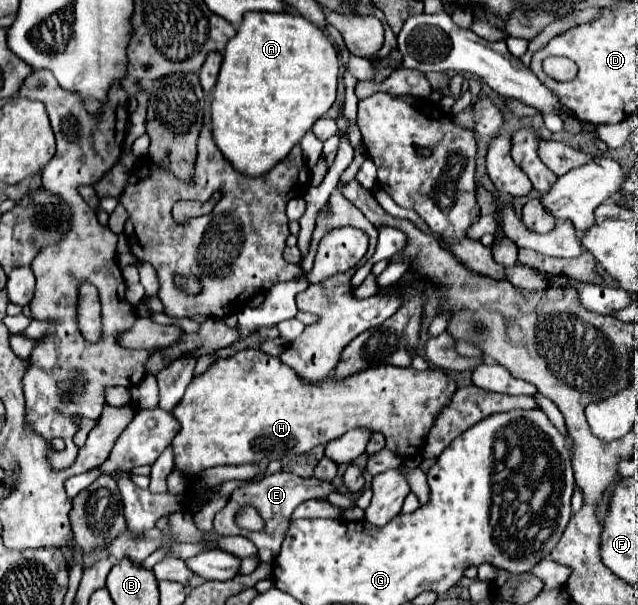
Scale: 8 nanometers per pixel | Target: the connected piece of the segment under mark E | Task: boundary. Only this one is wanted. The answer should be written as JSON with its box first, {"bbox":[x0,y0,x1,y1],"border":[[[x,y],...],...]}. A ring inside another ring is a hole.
{"bbox":[213,473,337,563],"border":[[[271,473],[271,475],[265,475],[261,481],[249,481],[247,485],[235,489],[227,501],[227,505],[215,515],[215,521],[213,521],[213,527],[217,533],[221,535],[243,535],[247,537],[249,541],[253,541],[259,549],[259,553],[263,553],[261,561],[263,563],[273,563],[279,547],[271,545],[271,543],[281,543],[283,537],[285,537],[285,531],[287,531],[287,525],[289,525],[289,517],[291,513],[295,511],[297,505],[301,505],[303,501],[309,501],[309,499],[327,499],[331,493],[337,493],[337,489],[333,487],[333,483],[327,483],[327,481],[321,481],[321,479],[303,479],[303,477],[297,477],[293,473]],[[245,505],[253,505],[259,509],[259,513],[263,515],[265,519],[265,531],[261,533],[253,533],[253,531],[231,531],[231,525],[235,525],[235,513],[239,507]]]}

